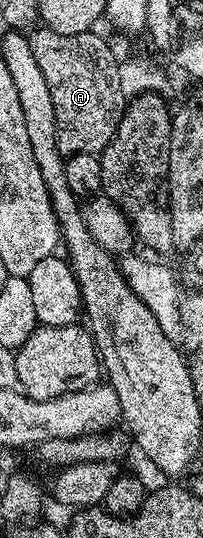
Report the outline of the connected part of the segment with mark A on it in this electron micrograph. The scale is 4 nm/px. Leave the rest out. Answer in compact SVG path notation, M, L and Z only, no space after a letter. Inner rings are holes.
M38 28L33 31L32 45L36 60L40 64L40 72L44 72L44 80L48 80L48 88L52 92L52 104L56 112L56 140L60 152L64 156L101 155L103 148L114 139L116 128L128 105L126 93L120 88L119 59L114 59L109 44L98 32L64 36L55 30Z

